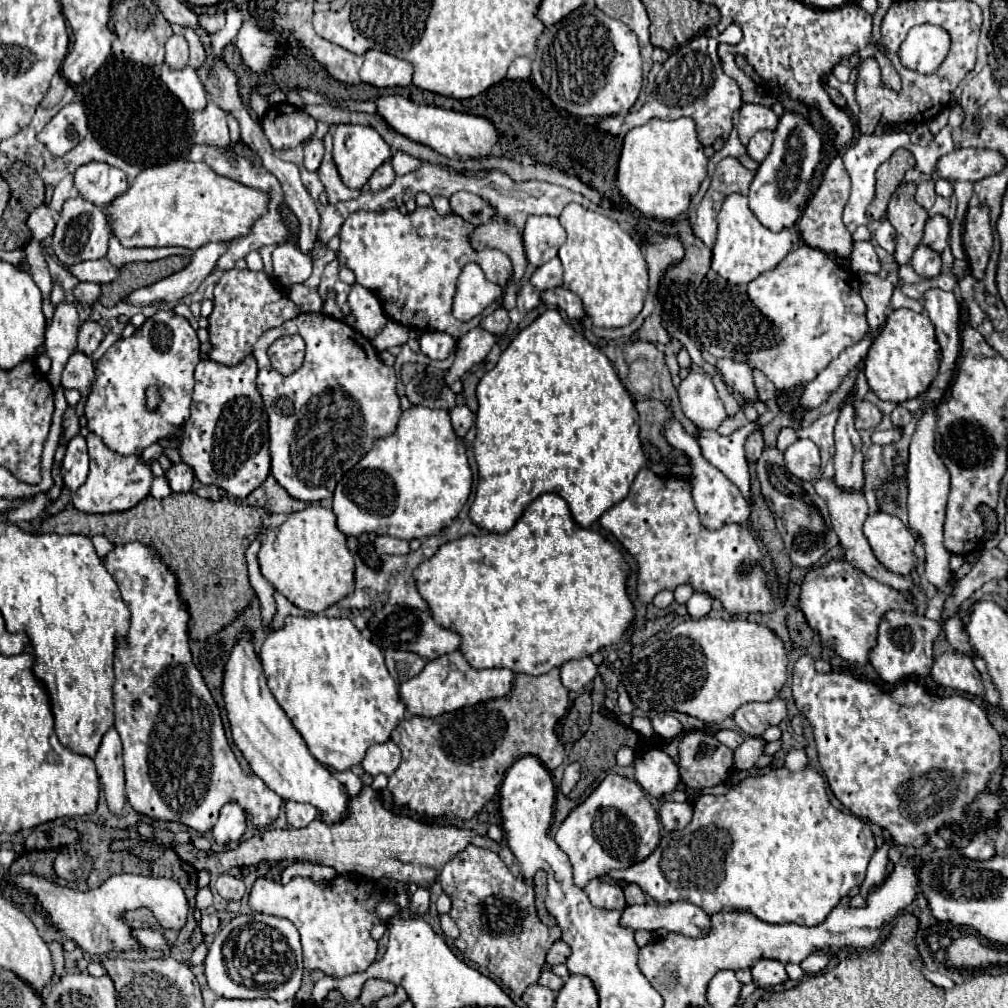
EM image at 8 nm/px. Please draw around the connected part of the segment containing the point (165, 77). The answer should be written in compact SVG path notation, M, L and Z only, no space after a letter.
M167 65L161 69L161 81L167 85L167 89L183 103L187 111L203 111L207 105L205 89L199 85L199 77L195 77L195 69L187 67L181 71L171 71Z

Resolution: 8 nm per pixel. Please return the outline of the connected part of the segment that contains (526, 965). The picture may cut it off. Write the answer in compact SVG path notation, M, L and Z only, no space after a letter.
M467 845L461 853L457 853L453 859L449 859L441 869L439 881L441 881L443 891L447 891L451 897L449 915L453 917L453 921L459 927L459 937L453 941L455 947L463 953L465 959L477 963L479 967L489 969L495 977L499 977L503 981L503 985L513 995L521 997L521 993L529 985L537 983L539 973L545 965L547 951L561 937L559 927L547 927L539 921L535 903L533 903L533 885L519 877L513 877L513 873L507 869L507 865L499 859L497 853L475 847L475 845Z

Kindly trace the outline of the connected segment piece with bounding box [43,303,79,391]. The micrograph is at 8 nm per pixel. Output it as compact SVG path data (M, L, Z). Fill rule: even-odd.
M61 303L55 309L53 323L45 331L45 353L51 357L51 371L49 383L53 389L61 389L61 373L77 347L77 331L79 331L79 317L73 303Z

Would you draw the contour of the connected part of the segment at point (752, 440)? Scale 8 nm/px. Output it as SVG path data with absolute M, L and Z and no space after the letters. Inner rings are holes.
M751 433L751 437L747 437L747 441L745 441L747 459L751 463L755 463L761 457L761 451L763 451L763 437L761 437L761 433Z

